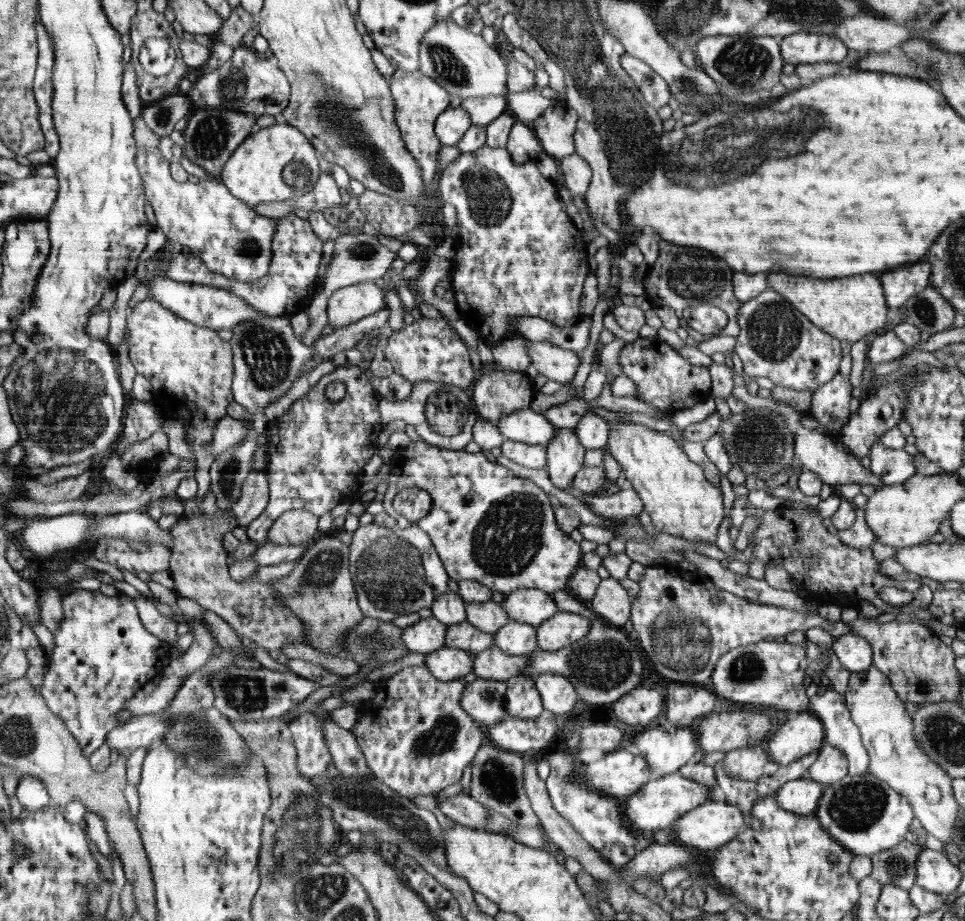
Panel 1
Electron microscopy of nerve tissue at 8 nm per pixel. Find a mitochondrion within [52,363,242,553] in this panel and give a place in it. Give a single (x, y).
(227, 472)

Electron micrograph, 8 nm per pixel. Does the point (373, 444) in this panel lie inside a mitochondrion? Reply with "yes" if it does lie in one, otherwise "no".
no

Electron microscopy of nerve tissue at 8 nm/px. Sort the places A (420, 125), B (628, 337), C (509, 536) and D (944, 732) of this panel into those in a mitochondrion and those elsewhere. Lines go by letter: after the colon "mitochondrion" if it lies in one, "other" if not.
A: other
B: other
C: mitochondrion
D: mitochondrion

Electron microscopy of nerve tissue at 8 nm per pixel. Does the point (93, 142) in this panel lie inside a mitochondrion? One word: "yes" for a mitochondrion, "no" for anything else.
no

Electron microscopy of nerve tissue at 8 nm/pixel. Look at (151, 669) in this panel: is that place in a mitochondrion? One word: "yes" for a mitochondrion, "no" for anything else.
no

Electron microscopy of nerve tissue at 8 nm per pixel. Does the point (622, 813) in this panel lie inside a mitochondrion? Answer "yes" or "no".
no

